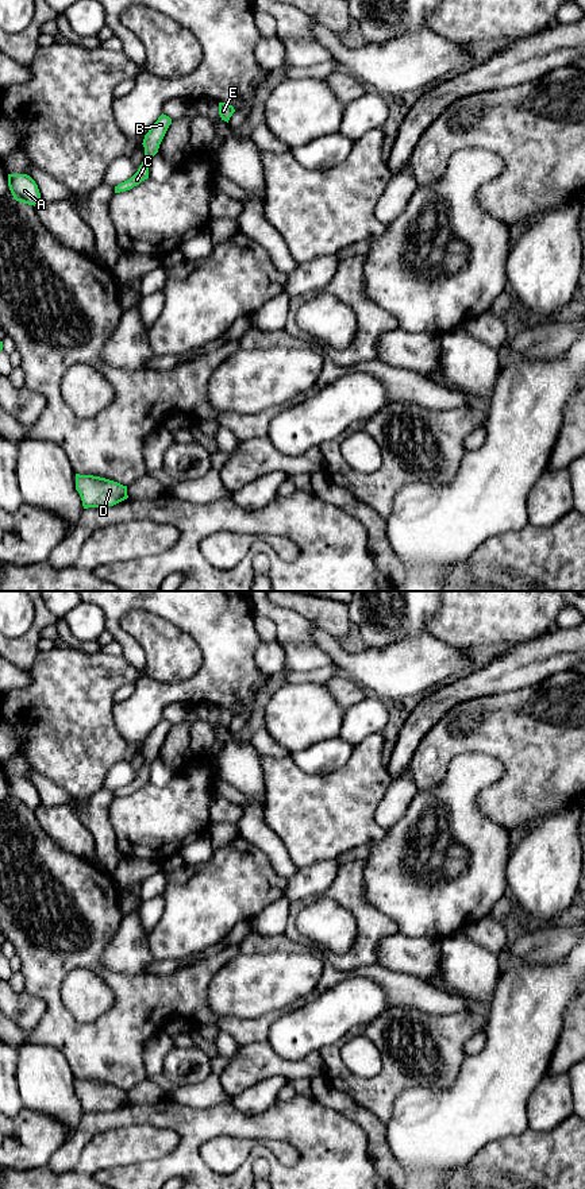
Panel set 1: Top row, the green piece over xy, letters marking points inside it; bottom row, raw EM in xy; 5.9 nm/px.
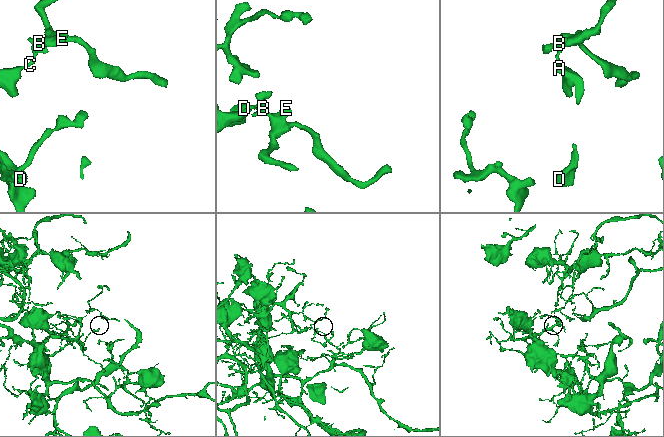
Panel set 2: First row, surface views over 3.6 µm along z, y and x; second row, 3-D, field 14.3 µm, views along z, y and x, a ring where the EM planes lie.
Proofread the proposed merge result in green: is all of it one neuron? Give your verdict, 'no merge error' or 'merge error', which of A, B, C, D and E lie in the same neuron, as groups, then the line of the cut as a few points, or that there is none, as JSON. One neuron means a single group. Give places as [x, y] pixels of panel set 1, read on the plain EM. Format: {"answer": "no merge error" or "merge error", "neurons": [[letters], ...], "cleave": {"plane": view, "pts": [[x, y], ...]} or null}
{"answer": "no merge error", "neurons": [["A", "B", "C", "D", "E"]], "cleave": null}

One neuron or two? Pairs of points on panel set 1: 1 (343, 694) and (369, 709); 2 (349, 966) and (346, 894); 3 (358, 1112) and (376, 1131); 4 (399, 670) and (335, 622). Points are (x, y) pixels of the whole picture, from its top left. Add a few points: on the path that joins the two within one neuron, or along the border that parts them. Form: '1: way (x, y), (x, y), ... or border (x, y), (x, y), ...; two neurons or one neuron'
1: border (369, 694), (345, 710); two neurons
2: way (364, 949), (365, 914), (362, 911); one neuron
3: way (362, 1116), (373, 1127); one neuron
4: border (314, 625), (337, 639); two neurons

